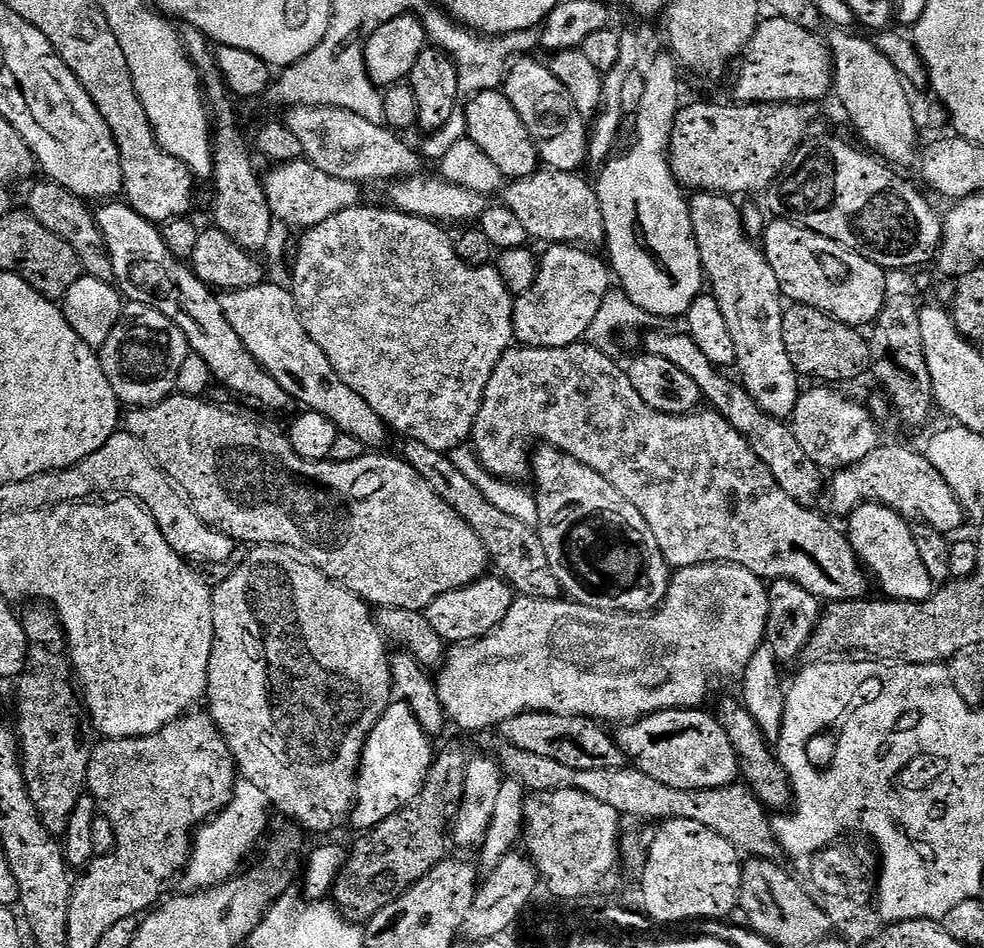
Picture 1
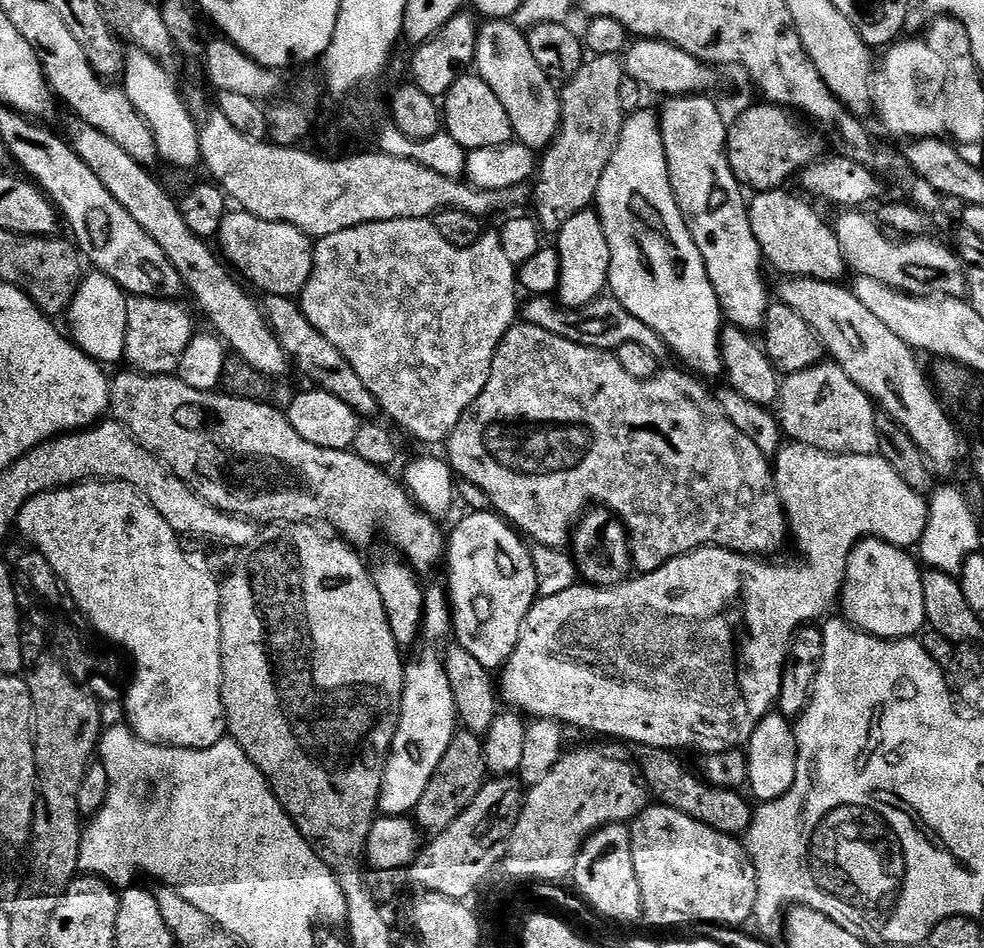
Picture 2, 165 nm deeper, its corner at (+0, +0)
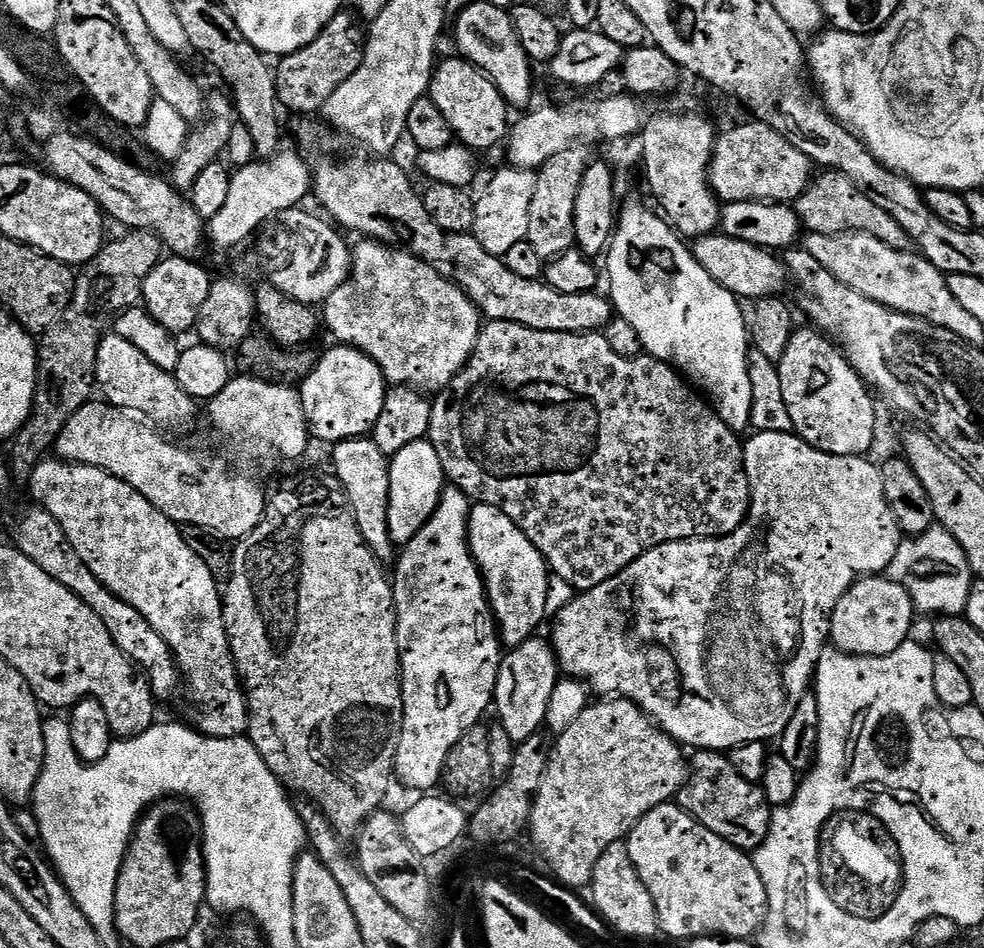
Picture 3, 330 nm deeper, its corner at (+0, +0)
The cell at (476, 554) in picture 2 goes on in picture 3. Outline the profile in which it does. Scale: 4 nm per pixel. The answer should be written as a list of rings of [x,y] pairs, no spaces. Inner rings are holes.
[[[489,504],[471,505],[468,514],[468,548],[472,557],[480,567],[484,577],[484,590],[488,594],[488,602],[496,621],[498,635],[505,649],[517,648],[522,642],[533,639],[537,635],[536,627],[546,620],[546,590],[550,579],[550,569],[534,542],[526,538],[526,534],[502,510]]]

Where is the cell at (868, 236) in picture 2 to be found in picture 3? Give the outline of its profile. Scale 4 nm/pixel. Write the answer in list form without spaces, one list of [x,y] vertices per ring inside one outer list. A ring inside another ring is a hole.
[[[821,171],[809,182],[807,190],[794,202],[794,207],[796,217],[808,232],[818,234],[865,232],[886,242],[886,246],[894,250],[907,252],[913,247],[913,242],[906,234],[906,230],[902,230],[902,226],[898,226],[898,222],[894,222],[894,218],[890,218],[886,210],[881,210],[875,202],[870,202],[870,198],[866,198],[866,194],[862,194],[862,190],[858,190],[854,182],[850,182],[850,178],[846,178],[846,174],[841,172]]]

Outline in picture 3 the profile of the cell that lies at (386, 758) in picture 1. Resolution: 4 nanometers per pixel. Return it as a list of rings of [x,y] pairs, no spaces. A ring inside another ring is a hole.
[[[455,486],[445,487],[441,495],[441,502],[434,510],[433,516],[412,538],[408,544],[399,549],[398,559],[395,561],[396,580],[391,581],[392,595],[396,597],[396,633],[398,634],[398,650],[400,651],[400,685],[402,686],[402,702],[404,703],[404,717],[402,718],[402,734],[398,742],[398,754],[396,755],[395,779],[400,780],[408,788],[417,788],[417,793],[424,794],[435,784],[441,783],[446,758],[450,750],[454,750],[454,742],[462,738],[466,730],[470,730],[475,724],[481,723],[484,711],[489,711],[496,694],[496,679],[502,659],[502,641],[498,635],[496,621],[493,617],[491,607],[488,602],[488,594],[484,590],[484,577],[480,574],[480,567],[476,564],[476,559],[472,557],[472,551],[468,548],[468,514],[470,511],[470,501],[468,495],[461,488]]]

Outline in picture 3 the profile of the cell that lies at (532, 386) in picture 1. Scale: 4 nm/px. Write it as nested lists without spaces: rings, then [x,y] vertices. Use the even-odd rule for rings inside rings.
[[[488,320],[466,366],[447,388],[435,393],[426,439],[438,452],[447,479],[468,495],[469,501],[489,504],[506,514],[544,555],[552,576],[570,582],[577,593],[588,592],[614,578],[642,554],[679,540],[703,540],[728,536],[748,517],[750,485],[744,469],[741,437],[717,414],[715,407],[673,365],[647,354],[622,358],[600,332],[547,332],[530,330],[505,320]]]

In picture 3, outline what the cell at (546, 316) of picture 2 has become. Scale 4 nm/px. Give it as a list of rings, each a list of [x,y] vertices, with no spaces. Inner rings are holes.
[[[316,118],[301,120],[304,121],[296,128],[297,142],[295,143],[309,165],[314,166],[314,196],[320,199],[321,206],[325,208],[323,211],[341,229],[349,228],[352,232],[361,232],[359,234],[361,237],[379,240],[389,246],[408,246],[408,243],[412,243],[410,245],[412,255],[419,260],[425,260],[431,268],[438,270],[447,280],[459,286],[488,320],[505,320],[521,324],[530,330],[547,332],[600,332],[613,320],[614,309],[607,295],[600,296],[599,291],[586,294],[558,294],[558,290],[544,283],[543,279],[518,278],[518,274],[514,274],[514,270],[506,267],[501,257],[487,252],[482,242],[476,240],[475,235],[467,232],[454,234],[442,230],[442,226],[437,226],[430,218],[430,214],[426,214],[423,195],[412,189],[411,178],[392,161],[392,158],[343,160],[342,157],[336,156],[336,151],[340,148],[340,140],[342,141],[341,133],[319,119],[316,121]]]

